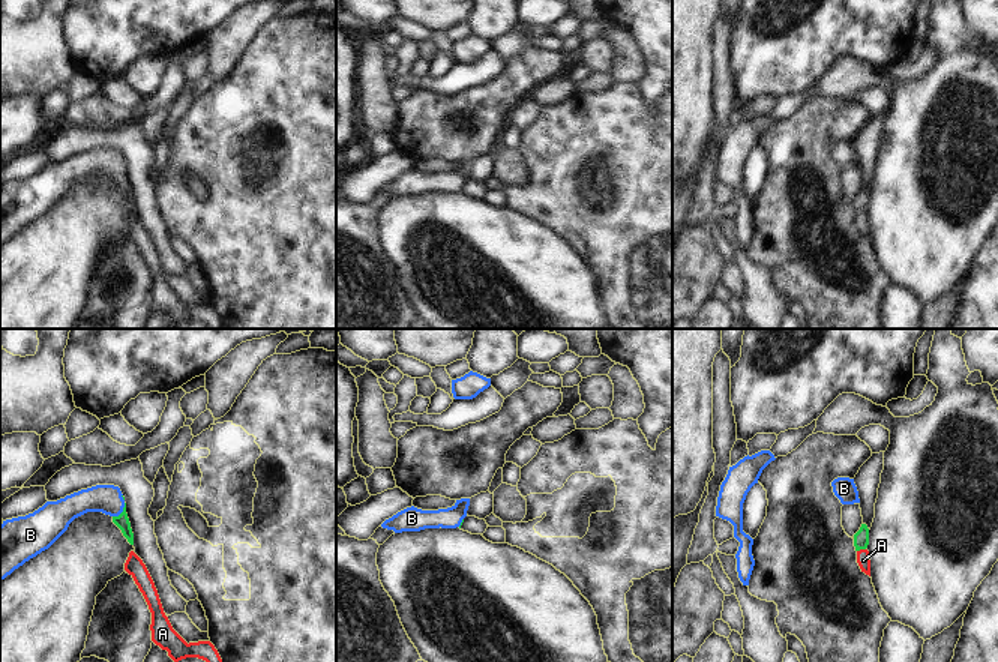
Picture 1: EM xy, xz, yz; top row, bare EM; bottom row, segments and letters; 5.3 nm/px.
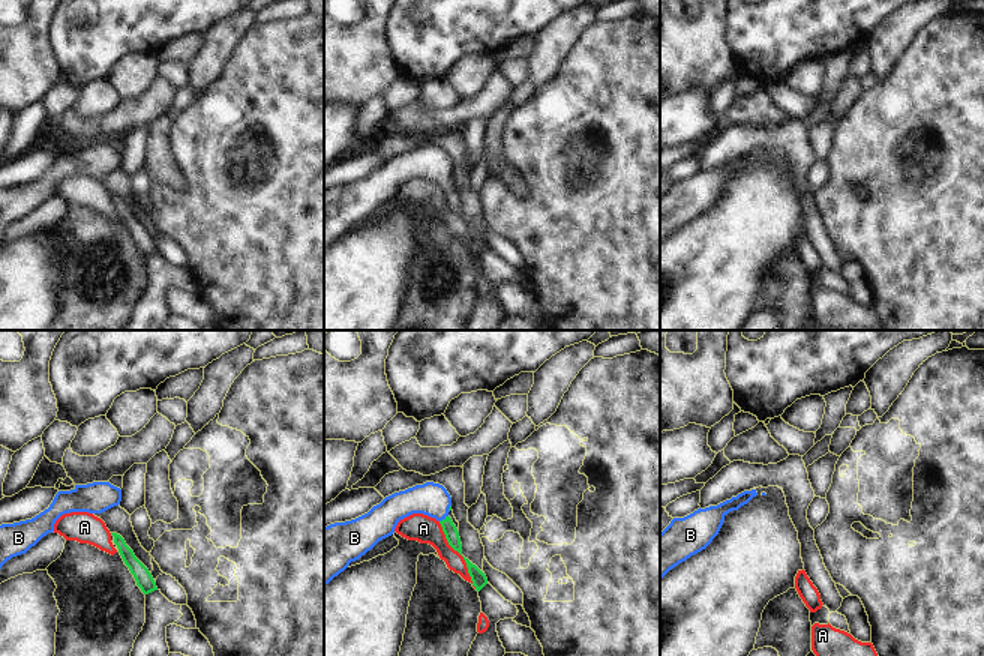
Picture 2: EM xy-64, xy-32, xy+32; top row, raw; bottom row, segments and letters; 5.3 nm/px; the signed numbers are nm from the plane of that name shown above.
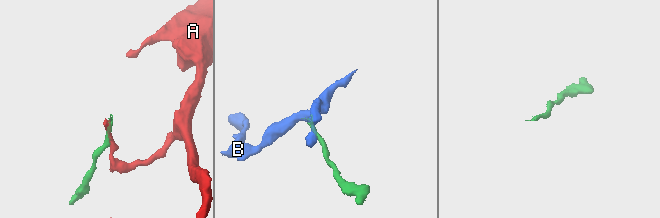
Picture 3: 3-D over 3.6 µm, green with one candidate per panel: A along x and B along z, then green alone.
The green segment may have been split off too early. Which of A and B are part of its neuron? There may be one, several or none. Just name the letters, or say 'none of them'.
B

